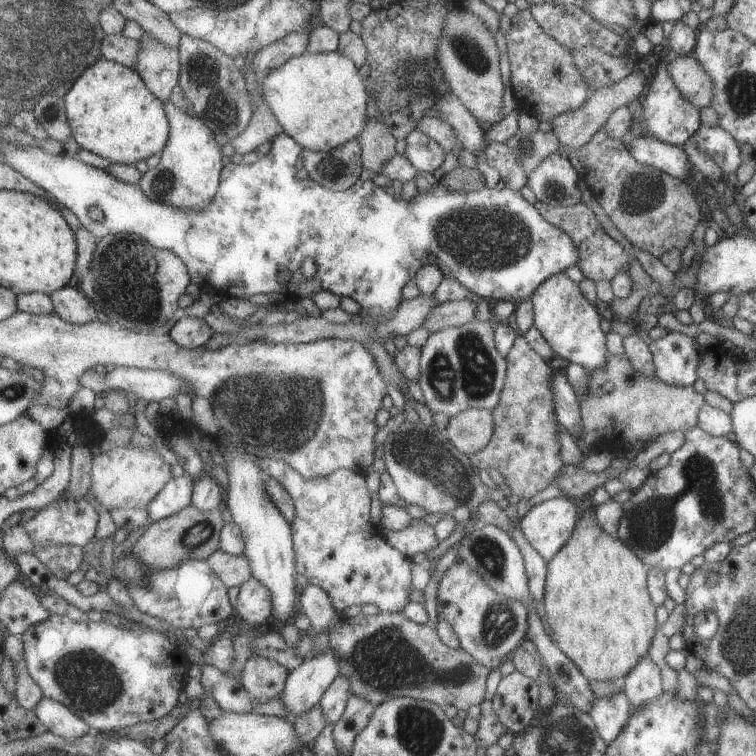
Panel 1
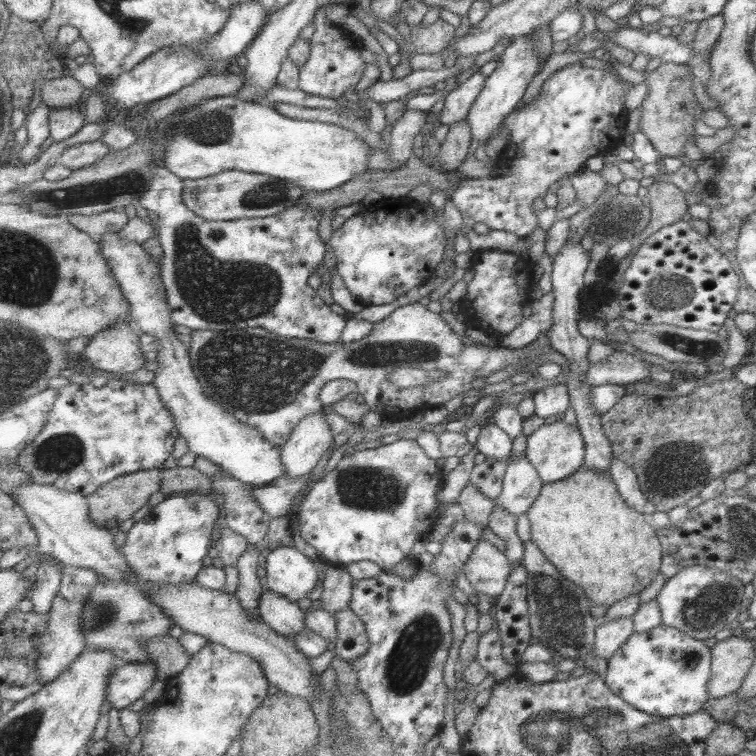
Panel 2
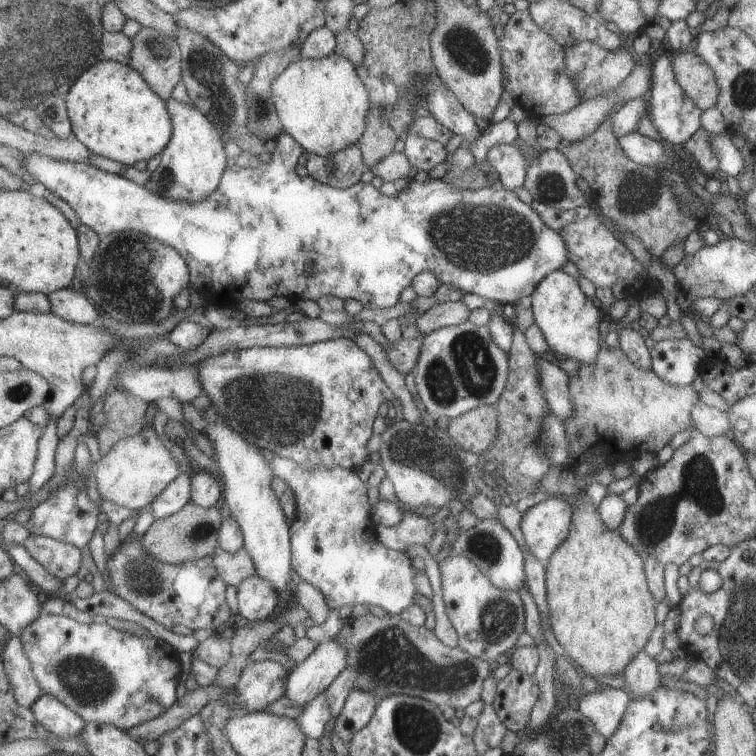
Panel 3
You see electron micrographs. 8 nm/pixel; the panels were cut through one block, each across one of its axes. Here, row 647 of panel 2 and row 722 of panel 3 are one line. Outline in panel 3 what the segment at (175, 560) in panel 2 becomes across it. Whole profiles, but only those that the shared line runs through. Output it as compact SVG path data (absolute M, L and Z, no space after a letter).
M47 612L34 624L31 624L20 638L23 642L27 657L31 662L33 673L39 684L41 684L41 689L44 693L55 696L58 700L61 700L66 706L69 706L71 710L77 712L88 724L110 725L111 727L122 729L123 731L129 731L148 721L158 719L159 716L166 714L179 702L177 692L181 689L185 677L183 670L181 670L180 652L173 648L169 642L165 642L165 640L160 640L159 638L155 638L155 636L137 636L137 634L121 632L121 630L115 630L115 628L111 628L111 626L105 623L79 623L77 620L65 615L55 615Z

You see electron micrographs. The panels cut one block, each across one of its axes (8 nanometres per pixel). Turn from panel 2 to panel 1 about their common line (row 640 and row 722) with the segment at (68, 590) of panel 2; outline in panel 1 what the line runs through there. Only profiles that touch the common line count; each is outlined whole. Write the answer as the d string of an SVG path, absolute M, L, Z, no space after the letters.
M43 698L34 712L50 732L67 740L77 740L91 732L90 725L81 716L53 698Z

